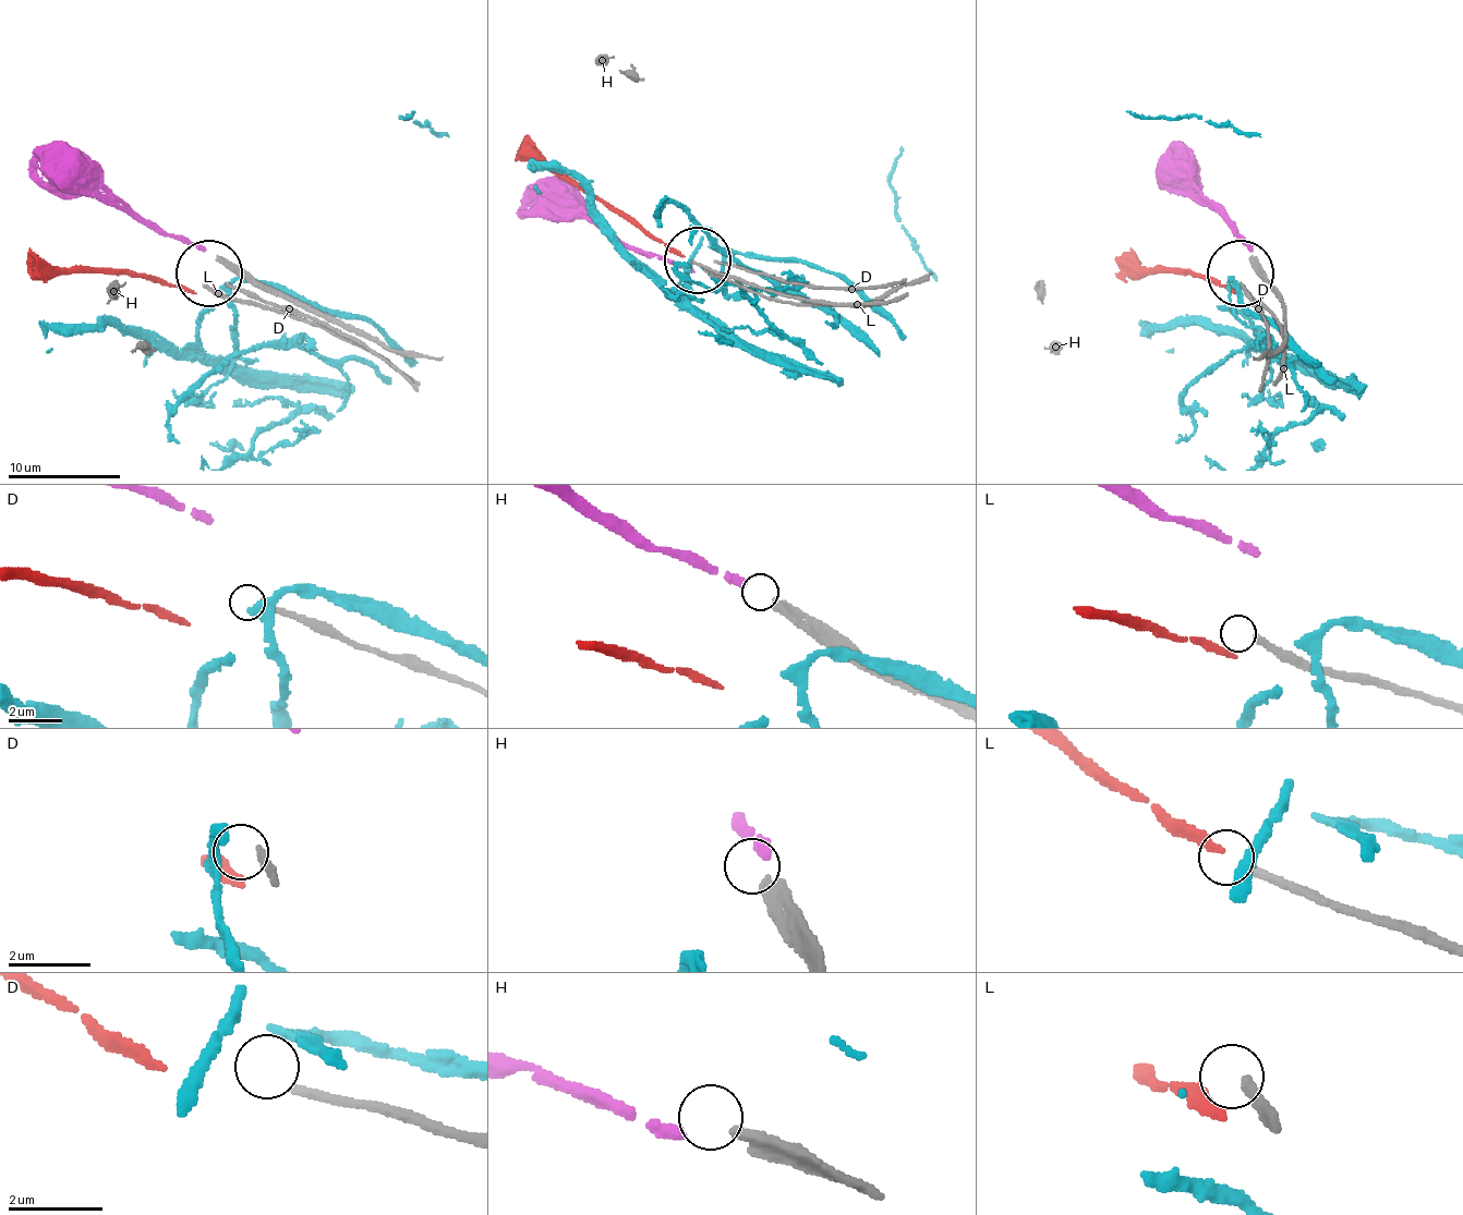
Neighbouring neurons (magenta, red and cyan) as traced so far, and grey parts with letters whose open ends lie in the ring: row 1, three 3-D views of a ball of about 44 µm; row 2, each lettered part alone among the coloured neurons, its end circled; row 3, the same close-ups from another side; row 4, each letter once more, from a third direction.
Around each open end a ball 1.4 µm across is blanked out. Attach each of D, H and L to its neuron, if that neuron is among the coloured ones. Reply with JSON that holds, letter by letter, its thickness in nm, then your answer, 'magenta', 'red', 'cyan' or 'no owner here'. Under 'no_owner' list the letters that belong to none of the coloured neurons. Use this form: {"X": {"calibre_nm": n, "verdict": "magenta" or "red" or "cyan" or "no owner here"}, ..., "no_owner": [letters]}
{"D": {"calibre_nm": 170, "verdict": "no owner here"}, "H": {"calibre_nm": 280, "verdict": "no owner here"}, "L": {"calibre_nm": 240, "verdict": "no owner here"}, "no_owner": ["D", "H", "L"]}

